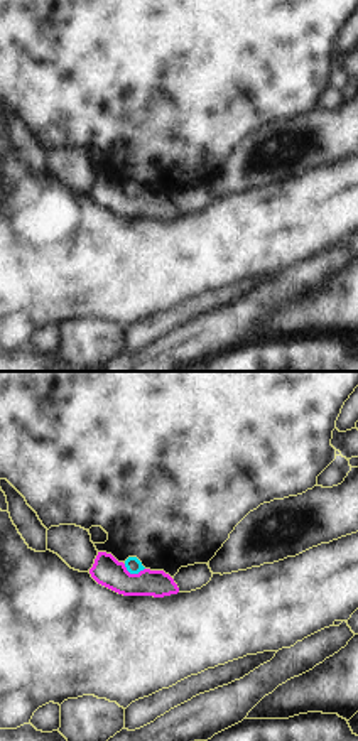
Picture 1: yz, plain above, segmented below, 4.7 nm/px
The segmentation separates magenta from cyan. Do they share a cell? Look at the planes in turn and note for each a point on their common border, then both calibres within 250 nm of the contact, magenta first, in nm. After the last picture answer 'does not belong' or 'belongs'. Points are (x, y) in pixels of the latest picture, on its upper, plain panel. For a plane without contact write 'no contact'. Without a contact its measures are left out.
contact (134, 196); calibres 140 and 80 nm

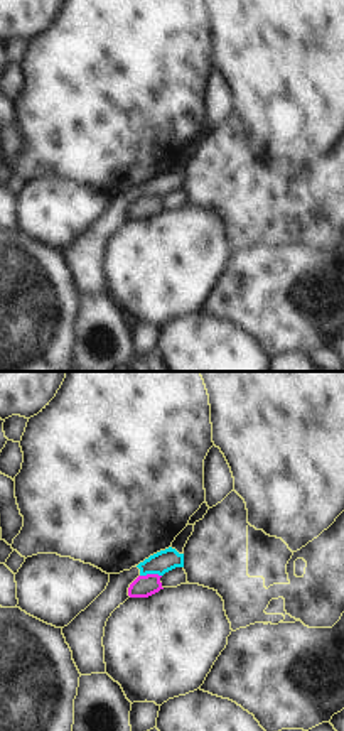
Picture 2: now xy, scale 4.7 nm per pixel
contact (150, 196); calibres 110 and 110 nm

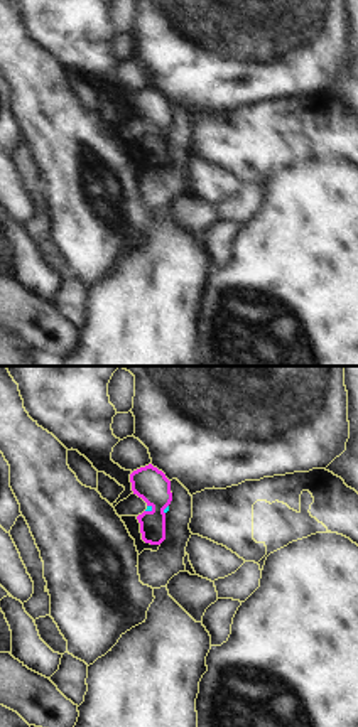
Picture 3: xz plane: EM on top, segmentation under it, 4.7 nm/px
contact (149, 134); calibres 160 and 30 nm

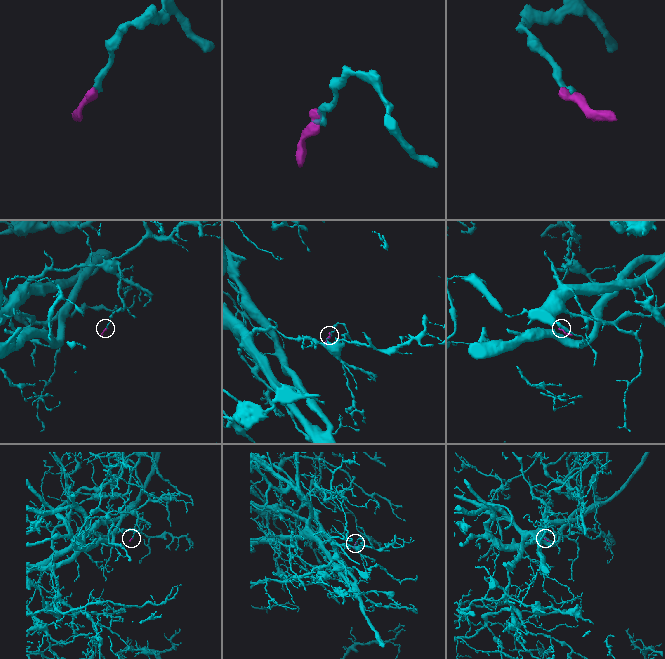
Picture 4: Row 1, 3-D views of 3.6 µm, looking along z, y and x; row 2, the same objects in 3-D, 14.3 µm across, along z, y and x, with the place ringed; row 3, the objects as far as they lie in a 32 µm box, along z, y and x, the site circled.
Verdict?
does not belong

